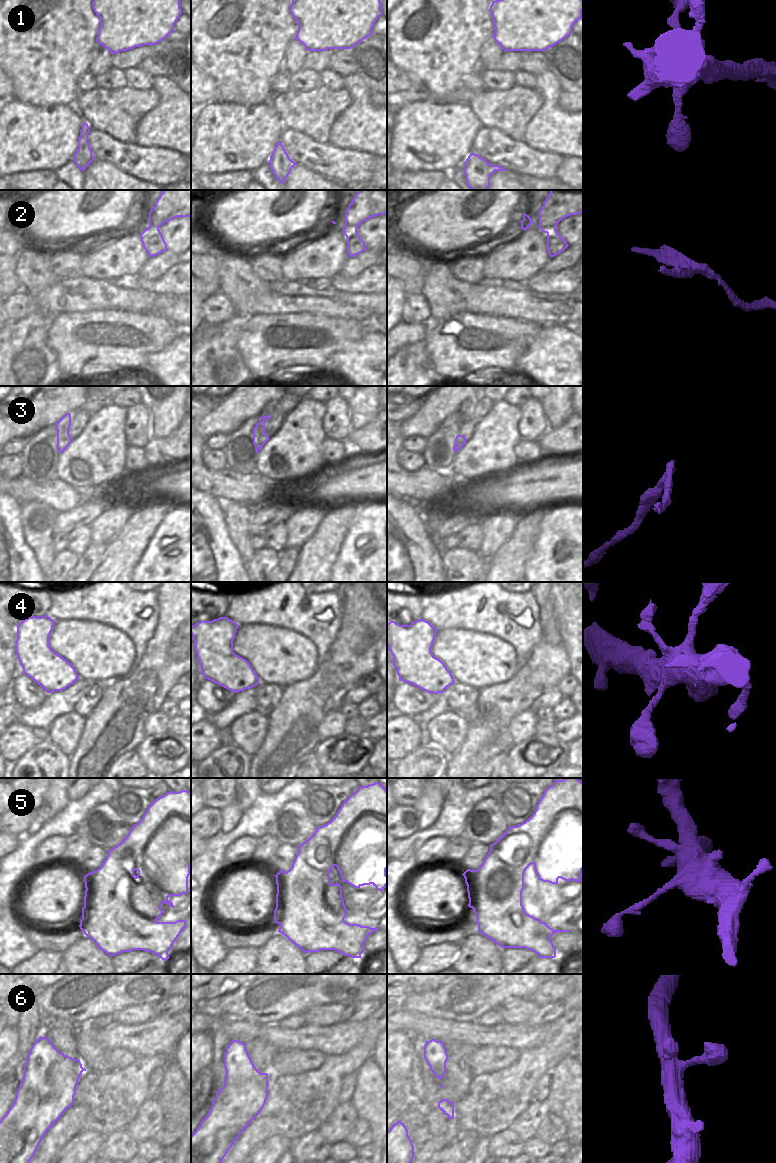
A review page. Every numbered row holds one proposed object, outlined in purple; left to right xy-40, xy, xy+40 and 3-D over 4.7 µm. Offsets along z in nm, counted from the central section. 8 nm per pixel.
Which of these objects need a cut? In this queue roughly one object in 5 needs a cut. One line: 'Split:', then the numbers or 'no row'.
Split: 2, 3

